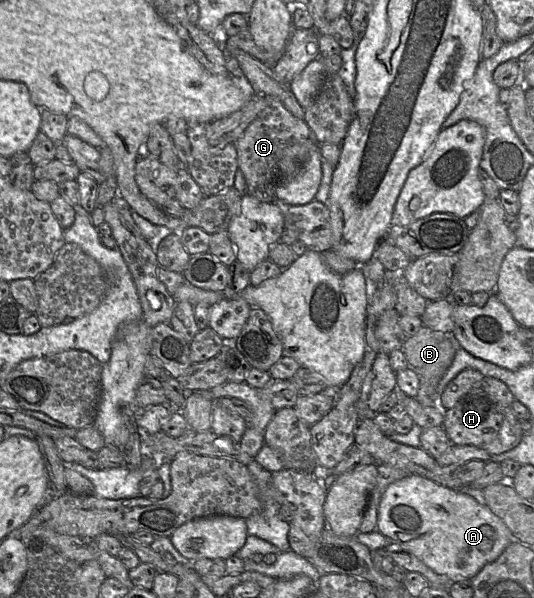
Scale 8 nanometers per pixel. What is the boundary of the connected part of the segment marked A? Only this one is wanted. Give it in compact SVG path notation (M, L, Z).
M410 474L387 487L380 500L376 531L451 582L471 580L515 541L503 520L486 504L417 474Z

